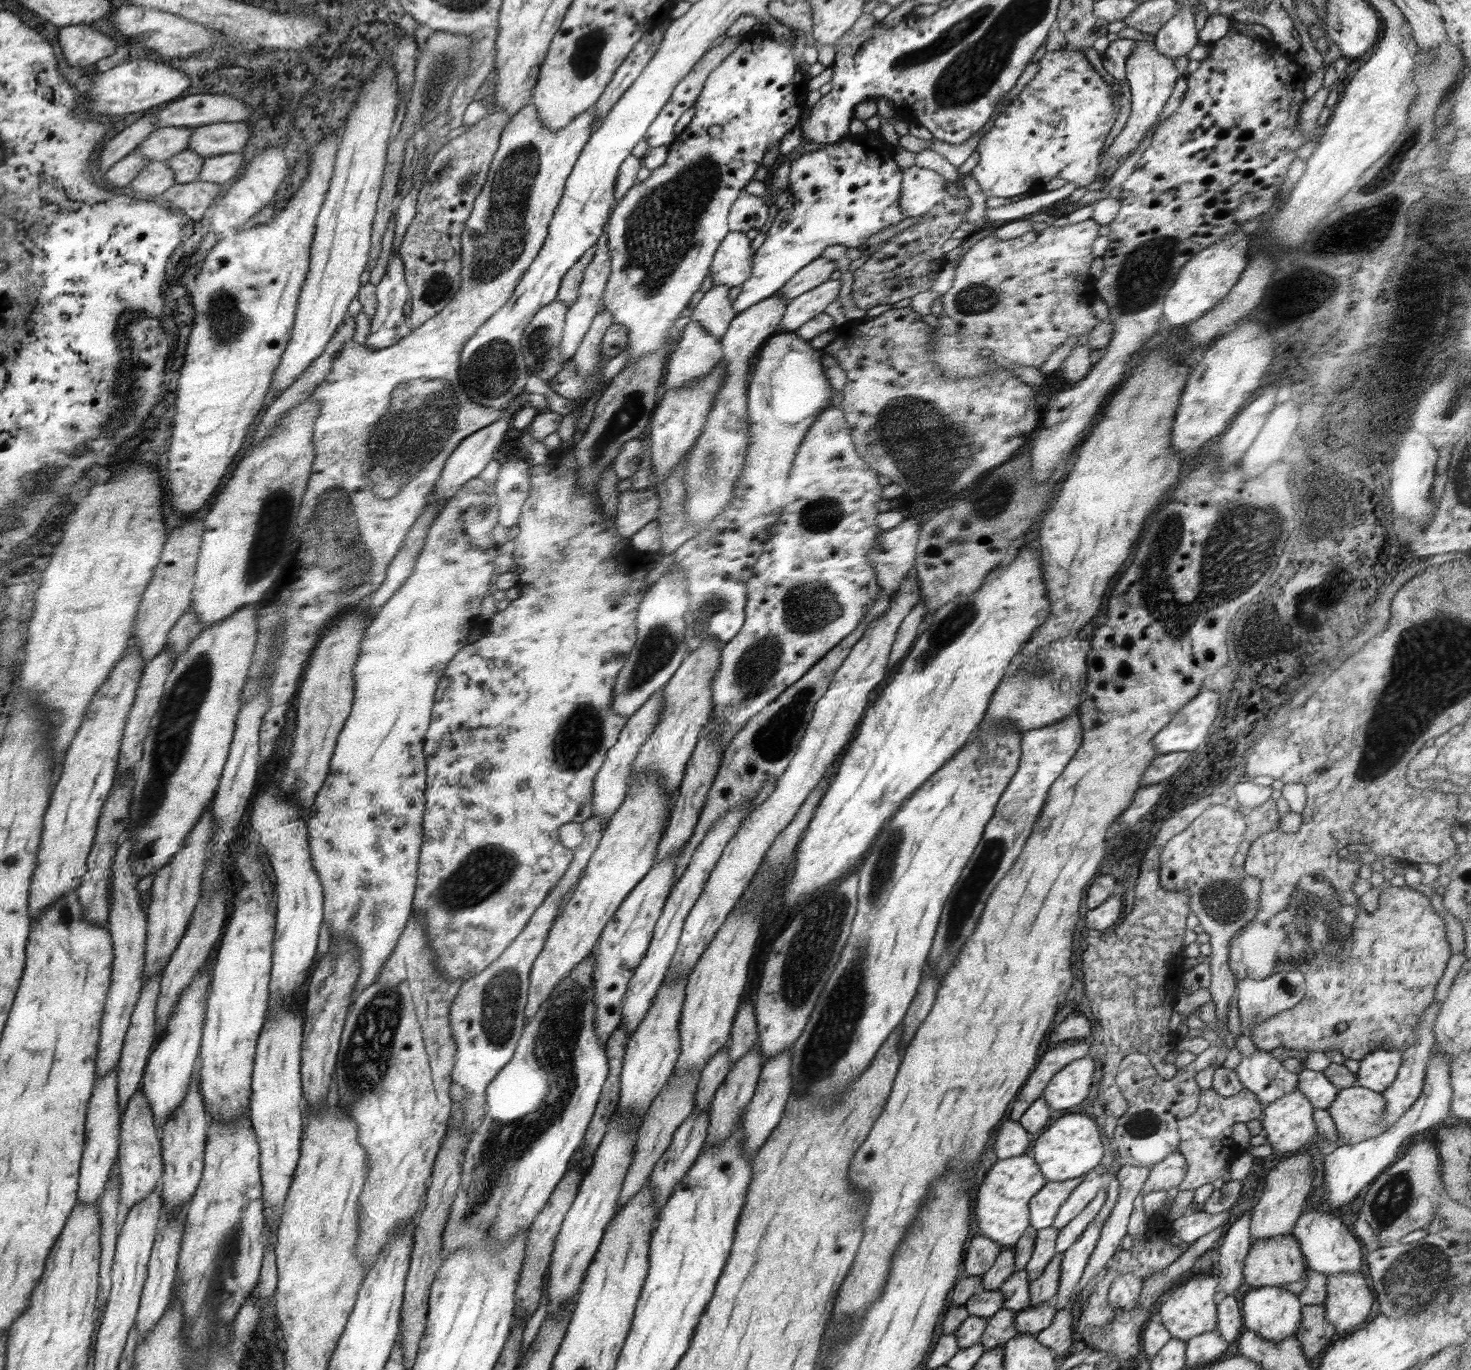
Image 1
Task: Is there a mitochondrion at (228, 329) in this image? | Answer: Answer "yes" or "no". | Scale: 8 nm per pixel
yes

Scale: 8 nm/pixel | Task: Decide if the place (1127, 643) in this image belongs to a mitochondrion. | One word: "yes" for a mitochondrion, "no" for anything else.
no

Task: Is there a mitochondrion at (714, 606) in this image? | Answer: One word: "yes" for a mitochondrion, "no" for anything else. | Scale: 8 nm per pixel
yes

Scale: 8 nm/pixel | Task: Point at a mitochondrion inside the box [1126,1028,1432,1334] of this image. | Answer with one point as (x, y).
(1392, 1199)

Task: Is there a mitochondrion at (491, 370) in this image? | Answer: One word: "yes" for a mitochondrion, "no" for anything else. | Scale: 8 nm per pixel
yes

